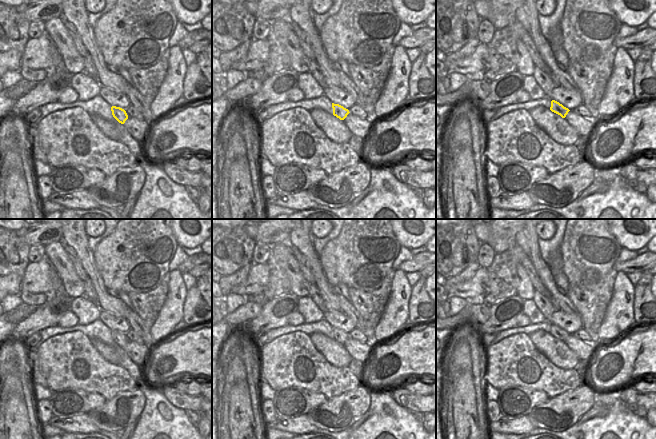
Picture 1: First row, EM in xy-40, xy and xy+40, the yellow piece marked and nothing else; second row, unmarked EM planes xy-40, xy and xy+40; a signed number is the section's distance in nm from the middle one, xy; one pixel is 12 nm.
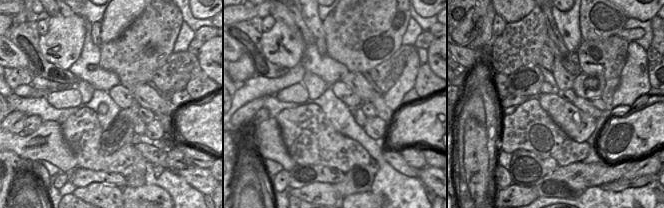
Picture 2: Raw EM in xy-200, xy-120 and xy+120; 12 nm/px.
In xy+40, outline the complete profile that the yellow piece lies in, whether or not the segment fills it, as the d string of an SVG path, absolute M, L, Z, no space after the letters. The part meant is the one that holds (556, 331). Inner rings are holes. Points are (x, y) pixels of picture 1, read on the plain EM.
M552 324L551 325L551 331L550 334L558 339L560 339L562 342L565 342L568 336L570 335L568 332L564 331L559 326Z

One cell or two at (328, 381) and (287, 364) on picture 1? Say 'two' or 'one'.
one

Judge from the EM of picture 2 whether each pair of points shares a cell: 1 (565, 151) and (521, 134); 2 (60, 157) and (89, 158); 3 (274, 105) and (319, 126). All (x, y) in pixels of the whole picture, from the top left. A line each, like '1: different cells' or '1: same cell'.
1: same cell
2: different cells
3: different cells

